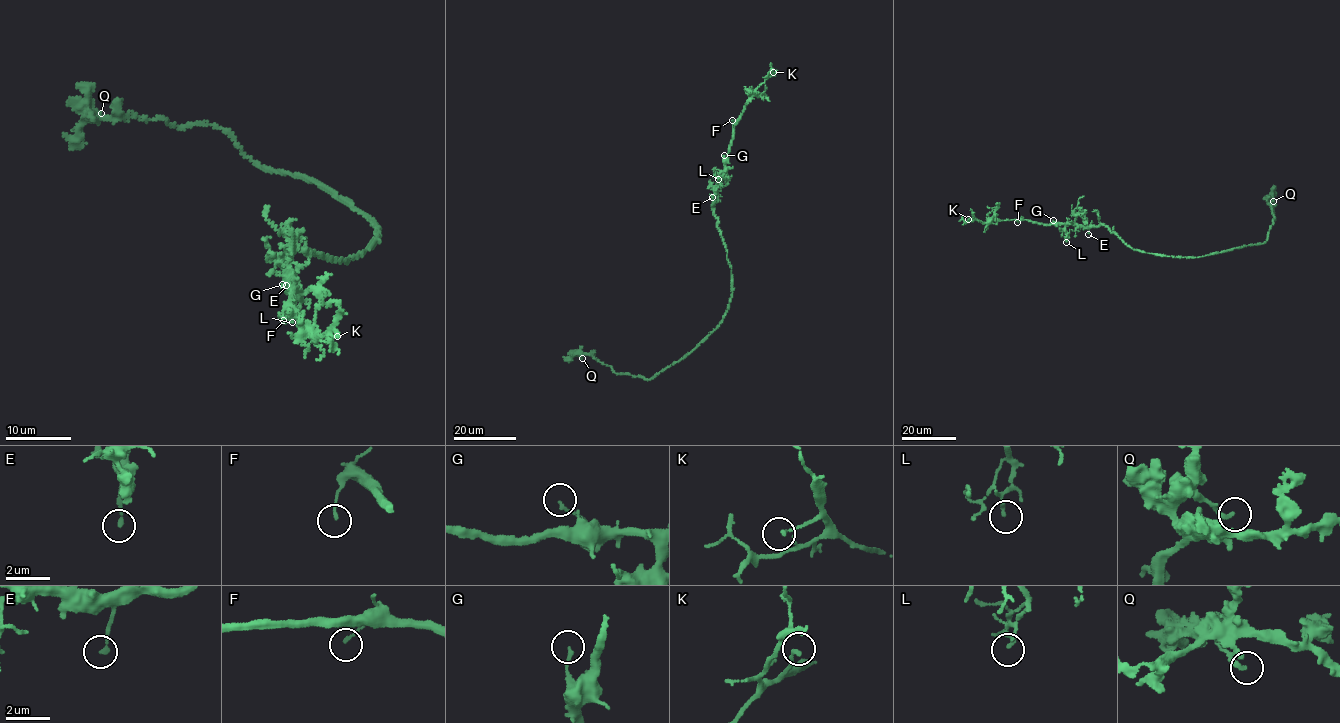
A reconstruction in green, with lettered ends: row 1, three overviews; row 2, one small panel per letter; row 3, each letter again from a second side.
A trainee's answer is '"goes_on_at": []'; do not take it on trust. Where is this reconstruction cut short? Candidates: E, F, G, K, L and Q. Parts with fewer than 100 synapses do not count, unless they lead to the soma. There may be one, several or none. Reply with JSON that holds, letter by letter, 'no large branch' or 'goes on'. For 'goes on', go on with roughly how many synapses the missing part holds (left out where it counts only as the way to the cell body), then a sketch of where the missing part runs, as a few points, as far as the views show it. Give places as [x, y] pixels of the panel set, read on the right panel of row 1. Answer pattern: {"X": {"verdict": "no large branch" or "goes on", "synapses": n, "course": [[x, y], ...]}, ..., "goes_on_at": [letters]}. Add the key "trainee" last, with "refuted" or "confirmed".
{"E": {"verdict": "no large branch"}, "F": {"verdict": "no large branch"}, "G": {"verdict": "no large branch"}, "K": {"verdict": "no large branch"}, "L": {"verdict": "no large branch"}, "Q": {"verdict": "no large branch"}, "goes_on_at": [], "trainee": "confirmed"}

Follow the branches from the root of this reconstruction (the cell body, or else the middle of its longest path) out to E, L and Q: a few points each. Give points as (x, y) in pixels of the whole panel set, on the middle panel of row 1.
E: (731, 279), (712, 197)
L: (731, 279), (731, 266), (712, 206), (715, 189), (725, 172), (718, 179)
Q: (731, 279), (732, 297), (719, 326), (689, 353), (651, 378), (615, 373), (610, 366), (580, 353), (582, 358)

